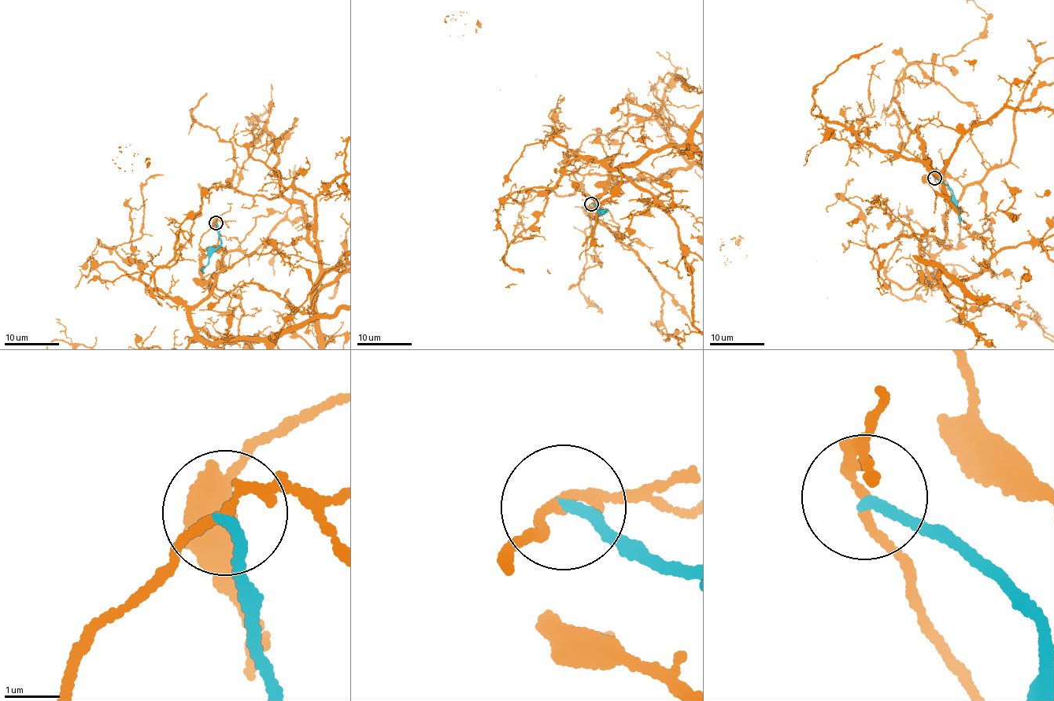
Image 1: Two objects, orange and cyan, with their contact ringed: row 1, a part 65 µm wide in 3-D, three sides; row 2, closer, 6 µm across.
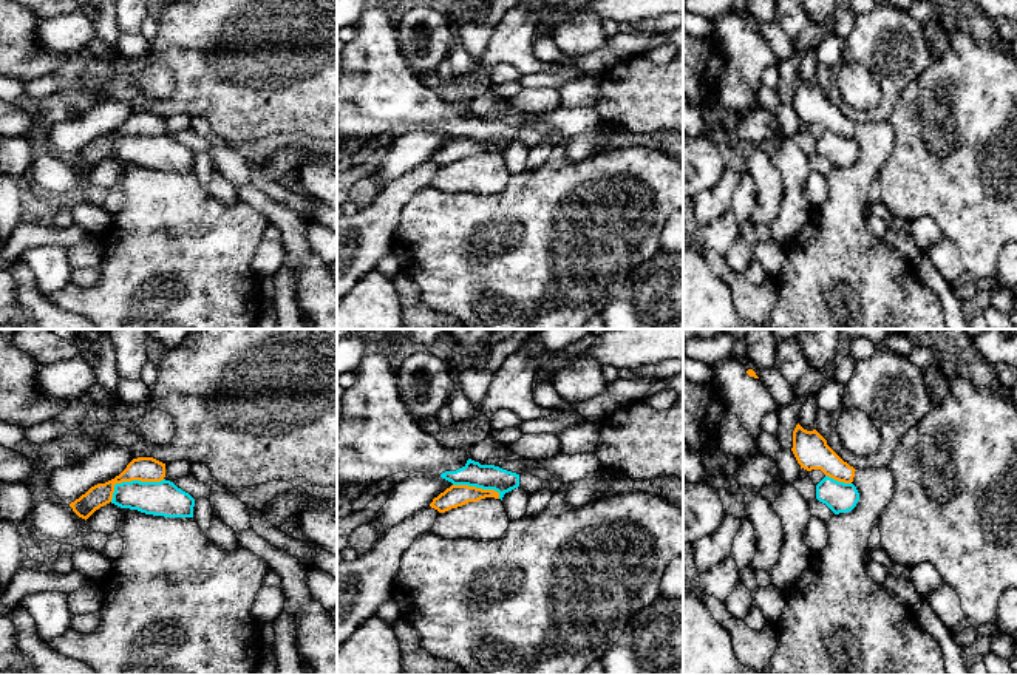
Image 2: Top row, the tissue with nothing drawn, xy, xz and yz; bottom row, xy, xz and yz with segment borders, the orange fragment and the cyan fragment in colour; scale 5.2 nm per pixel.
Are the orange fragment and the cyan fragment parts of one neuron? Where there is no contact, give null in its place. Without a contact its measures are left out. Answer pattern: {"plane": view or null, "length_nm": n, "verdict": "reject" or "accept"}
{"plane": "xy", "length_nm": 300, "verdict": "reject"}

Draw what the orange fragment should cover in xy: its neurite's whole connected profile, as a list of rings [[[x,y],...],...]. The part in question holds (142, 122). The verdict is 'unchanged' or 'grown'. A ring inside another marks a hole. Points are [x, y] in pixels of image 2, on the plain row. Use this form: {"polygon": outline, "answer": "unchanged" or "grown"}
{"polygon": [[[138,111],[119,130],[91,141],[85,148],[71,156],[70,161],[79,171],[87,175],[96,164],[111,156],[116,137],[131,134],[161,136],[164,131],[165,117],[153,111]]], "answer": "unchanged"}

